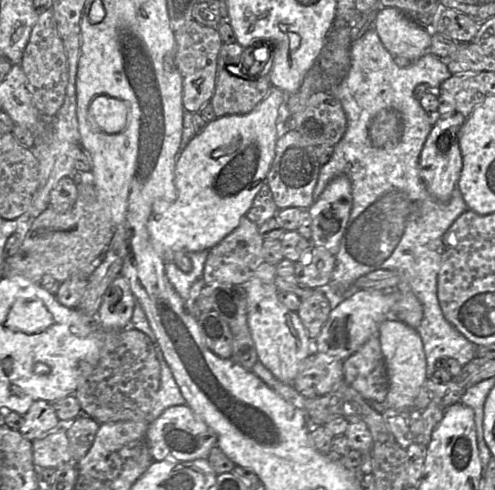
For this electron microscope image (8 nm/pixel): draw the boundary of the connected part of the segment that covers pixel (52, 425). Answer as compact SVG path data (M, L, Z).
M44 400L35 401L23 417L19 432L30 441L38 439L61 426L51 404Z

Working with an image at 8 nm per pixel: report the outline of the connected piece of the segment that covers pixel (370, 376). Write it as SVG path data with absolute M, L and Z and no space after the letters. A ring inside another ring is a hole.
M378 336L369 338L355 353L343 360L344 380L365 400L384 404L389 390L386 363Z

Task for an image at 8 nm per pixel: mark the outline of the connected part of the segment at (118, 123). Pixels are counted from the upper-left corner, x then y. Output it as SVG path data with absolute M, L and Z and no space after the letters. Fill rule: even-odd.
M106 95L95 96L89 106L89 115L107 134L121 132L127 123L127 107L117 98Z

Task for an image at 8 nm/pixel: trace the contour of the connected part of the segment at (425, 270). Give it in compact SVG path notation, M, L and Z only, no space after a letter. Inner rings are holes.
M375 27L369 28L359 39L352 41L351 43L351 50L350 50L350 58L351 58L351 67L349 70L348 75L346 78L339 84L337 87L332 89L331 94L335 96L341 103L342 108L344 110L344 113L346 115L347 119L347 126L345 133L343 137L340 139L338 143L336 143L334 147L333 154L330 158L330 160L323 164L320 167L318 180L316 183L316 186L313 191L313 200L317 200L325 187L328 185L328 183L334 179L335 177L339 175L346 175L351 183L351 191L352 191L352 206L351 211L349 214L349 218L347 221L347 224L345 226L343 235L341 237L339 248L337 253L335 254L336 262L335 267L333 270L333 273L331 275L331 279L329 283L323 287L323 288L314 288L317 290L323 290L325 296L329 300L331 304L331 308L336 307L340 302L343 300L343 295L347 289L350 288L350 286L361 276L368 274L372 271L376 270L392 270L397 271L401 277L406 286L415 294L415 296L420 301L422 308L423 308L423 317L419 324L419 326L416 328L417 333L419 334L424 348L424 353L426 357L426 375L428 378L432 377L434 374L436 367L435 363L439 358L454 358L456 359L461 366L465 366L468 362L470 362L472 359L477 357L476 355L476 349L477 346L471 343L469 340L467 340L461 333L459 333L443 316L443 313L441 311L439 301L437 298L437 276L438 272L441 266L442 261L442 254L443 254L443 235L447 231L447 229L452 225L452 223L466 210L468 209L462 195L457 188L457 186L454 188L450 198L446 202L440 202L433 198L427 191L424 182L422 181L421 175L420 175L420 167L419 167L419 156L420 152L422 150L422 147L424 145L424 142L432 128L430 121L429 121L429 115L424 111L424 109L421 107L418 100L416 100L413 97L413 90L416 85L418 84L426 84L429 88L429 90L437 90L439 86L448 79L452 74L449 72L446 62L443 59L440 59L439 57L435 56L434 54L427 52L424 55L422 55L419 59L412 62L408 67L399 67L394 62L393 55L383 46ZM392 108L397 110L401 116L402 116L402 135L399 139L399 141L394 144L393 146L388 146L384 148L376 148L371 144L371 141L369 139L368 129L372 122L372 120L375 118L375 116L378 114L379 111L382 109Z

